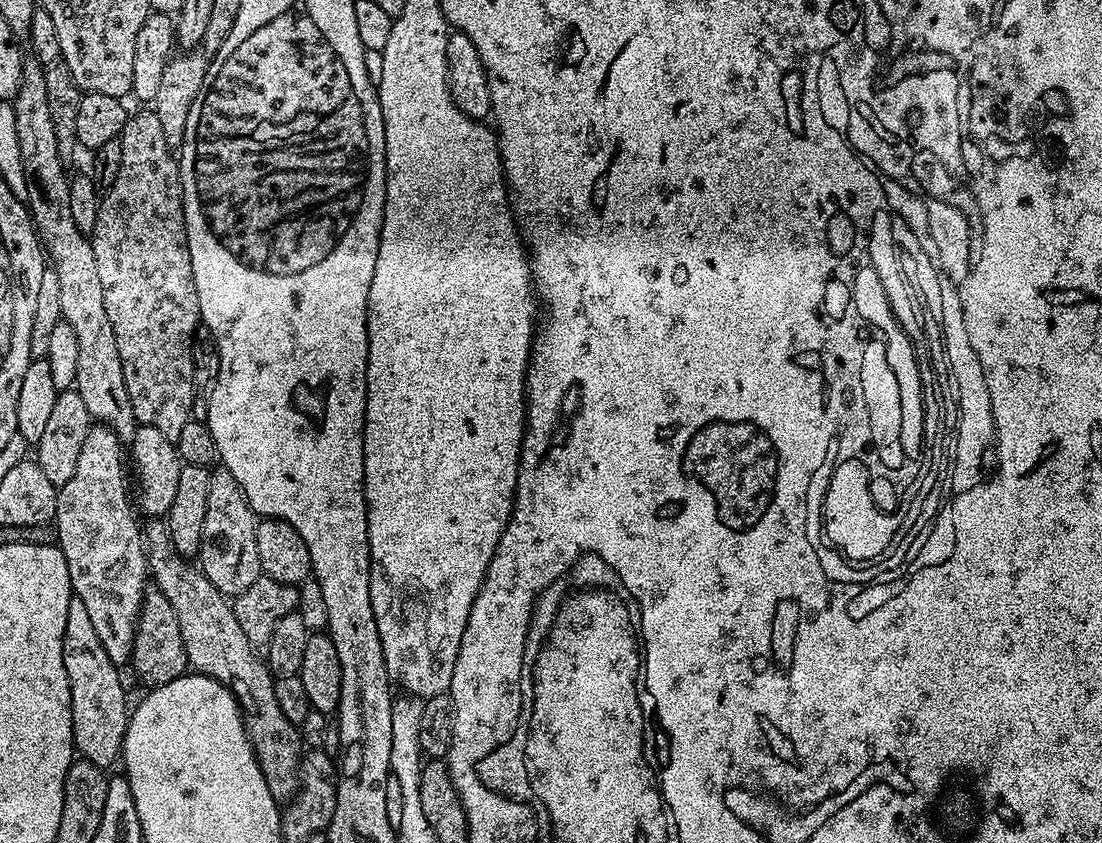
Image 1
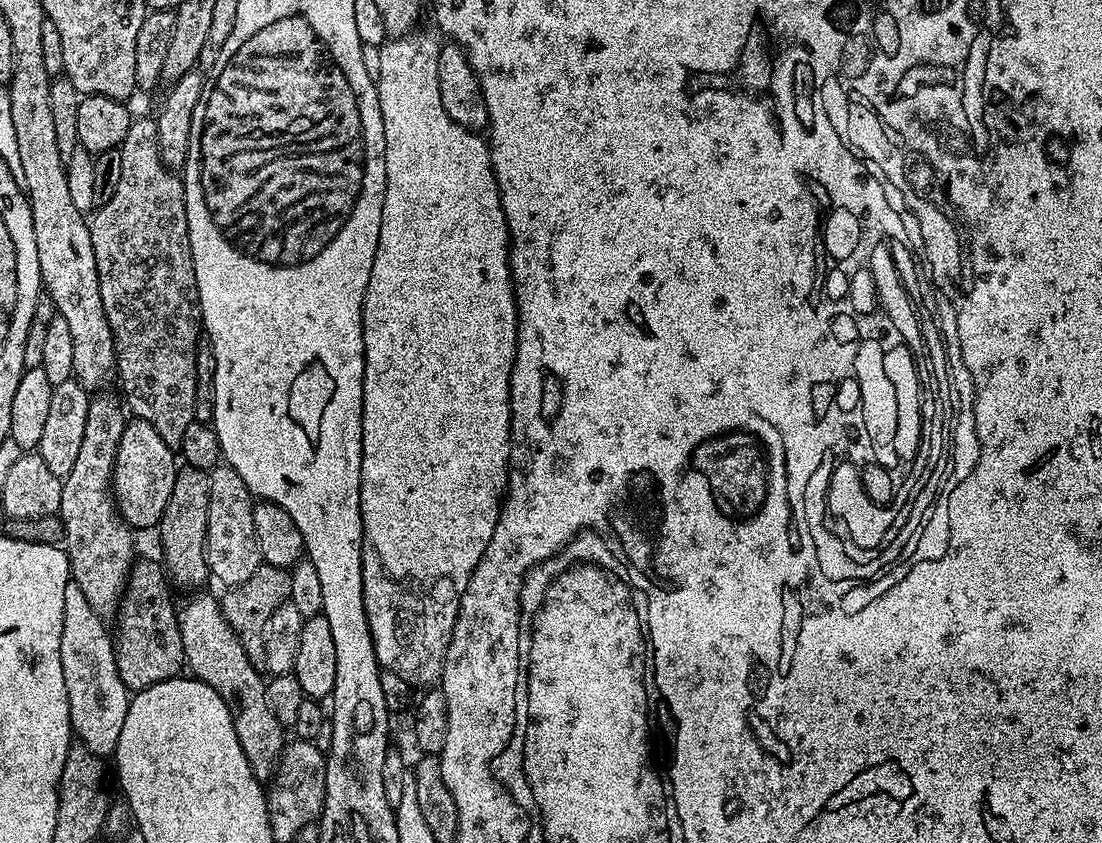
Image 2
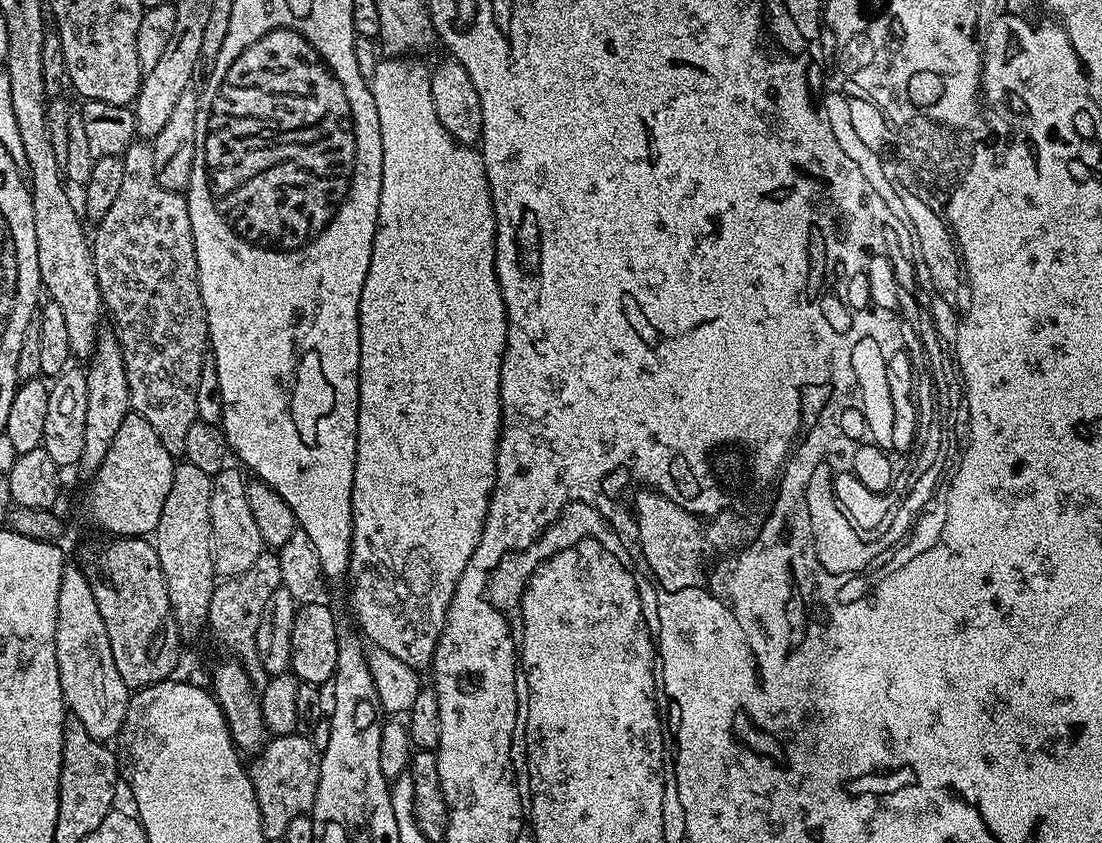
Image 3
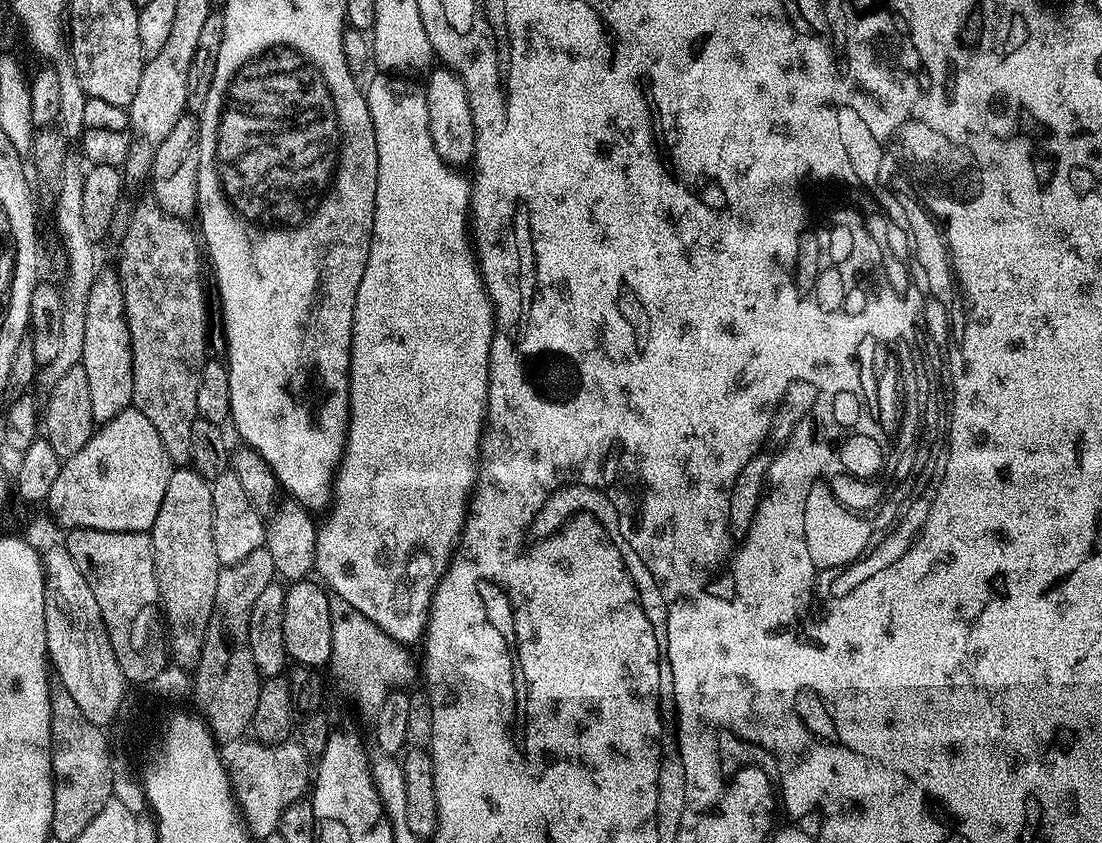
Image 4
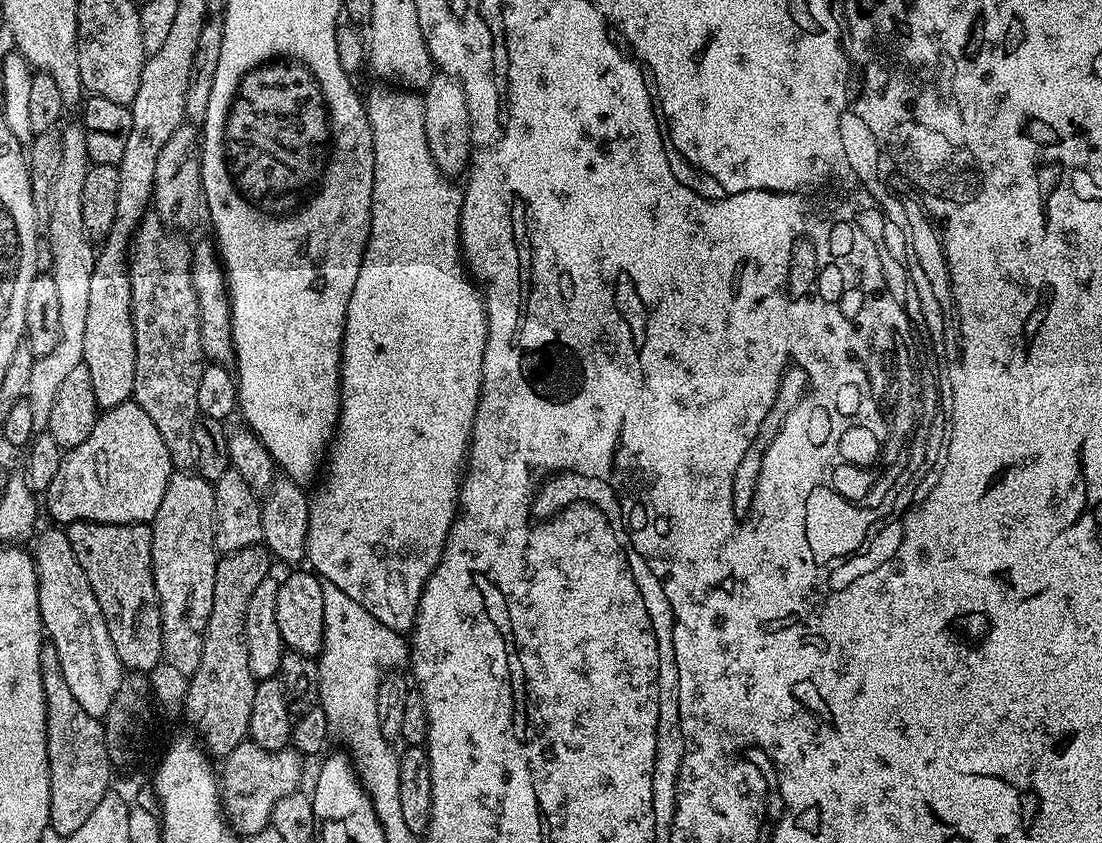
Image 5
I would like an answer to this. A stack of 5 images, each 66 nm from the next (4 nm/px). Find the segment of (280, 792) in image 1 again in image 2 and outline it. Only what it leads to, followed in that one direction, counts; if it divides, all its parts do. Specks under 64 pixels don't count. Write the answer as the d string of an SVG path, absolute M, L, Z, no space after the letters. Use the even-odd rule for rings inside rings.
M192 594L188 601L178 608L180 617L180 633L182 634L182 650L186 668L195 679L210 686L226 702L234 722L234 734L238 734L238 743L242 746L242 754L246 754L246 762L254 770L254 774L262 782L275 777L280 766L280 755L286 743L285 725L274 718L268 701L268 685L261 669L250 662L244 652L238 633L226 622L224 611L220 608L220 600L212 596Z

